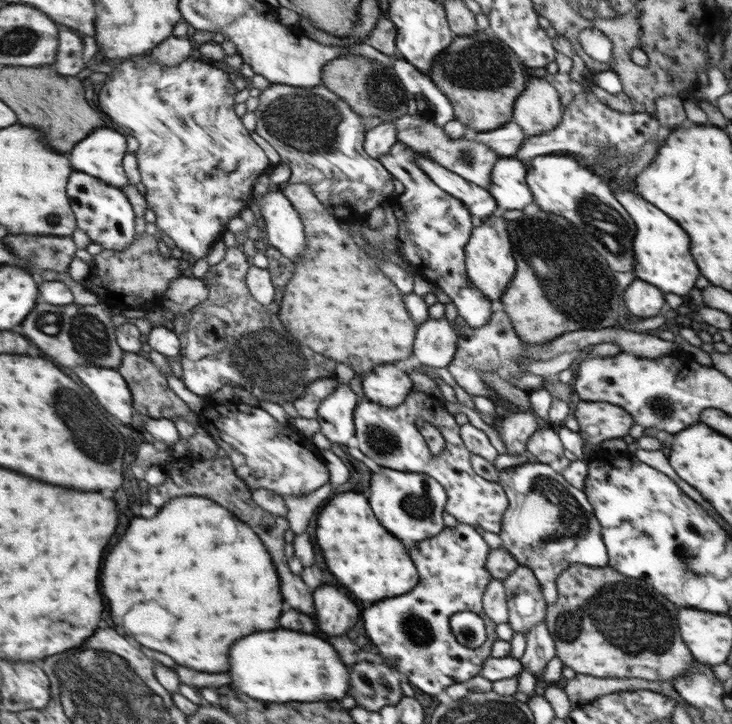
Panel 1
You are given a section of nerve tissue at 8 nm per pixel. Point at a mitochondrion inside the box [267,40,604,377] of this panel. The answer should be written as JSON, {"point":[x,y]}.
{"point":[383,93]}

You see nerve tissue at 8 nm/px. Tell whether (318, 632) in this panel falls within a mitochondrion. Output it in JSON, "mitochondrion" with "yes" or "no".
{"mitochondrion":"no"}

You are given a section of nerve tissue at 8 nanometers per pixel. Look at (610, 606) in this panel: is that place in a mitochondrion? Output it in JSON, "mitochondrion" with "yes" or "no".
{"mitochondrion":"yes"}

